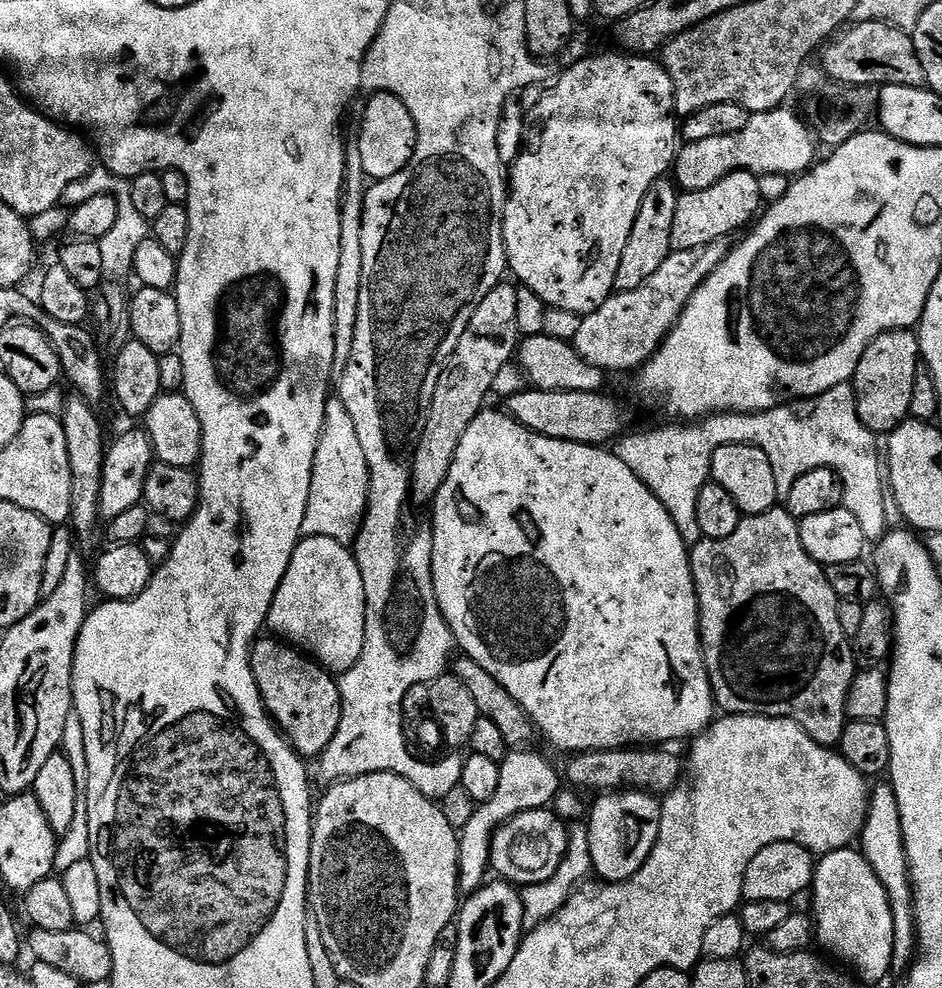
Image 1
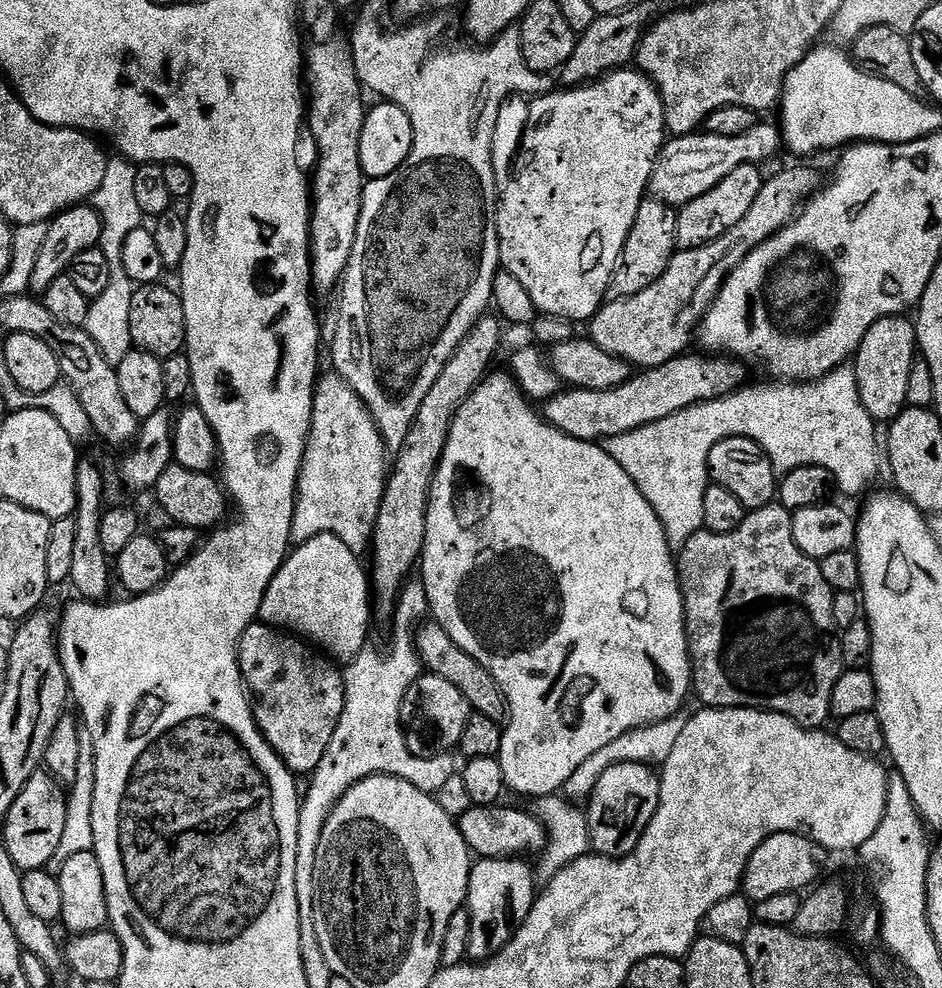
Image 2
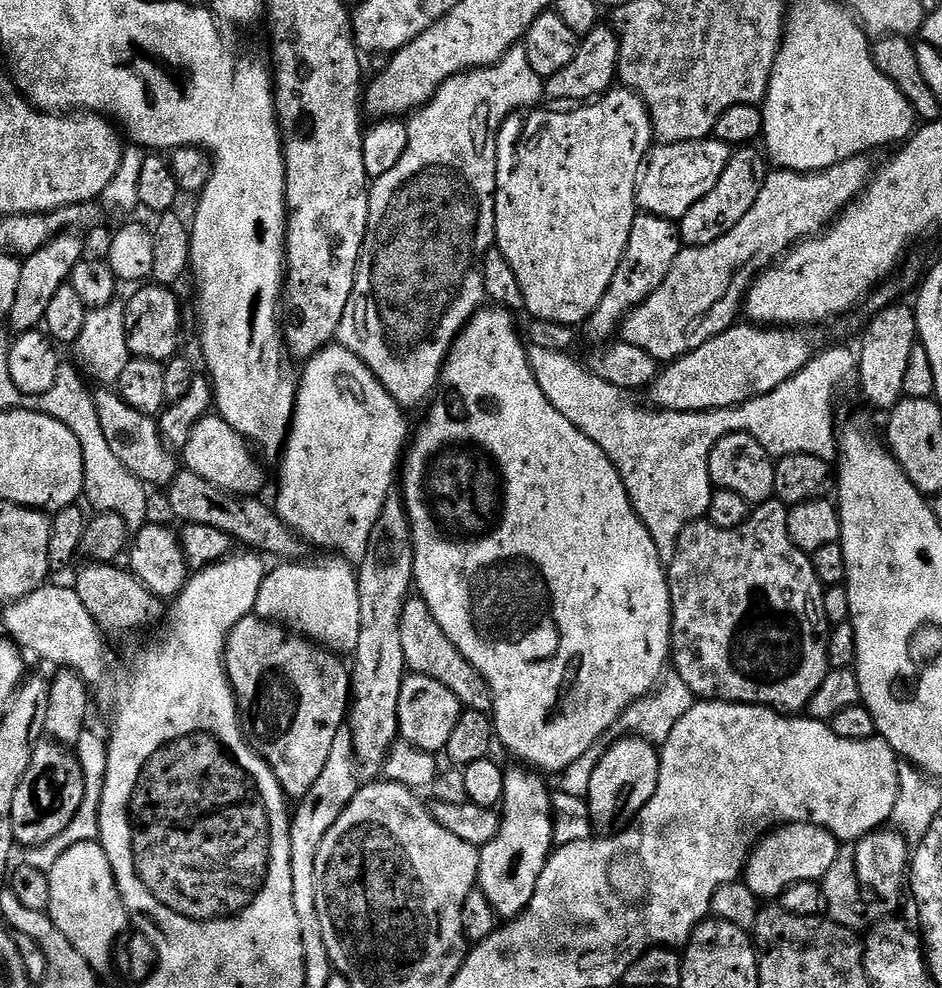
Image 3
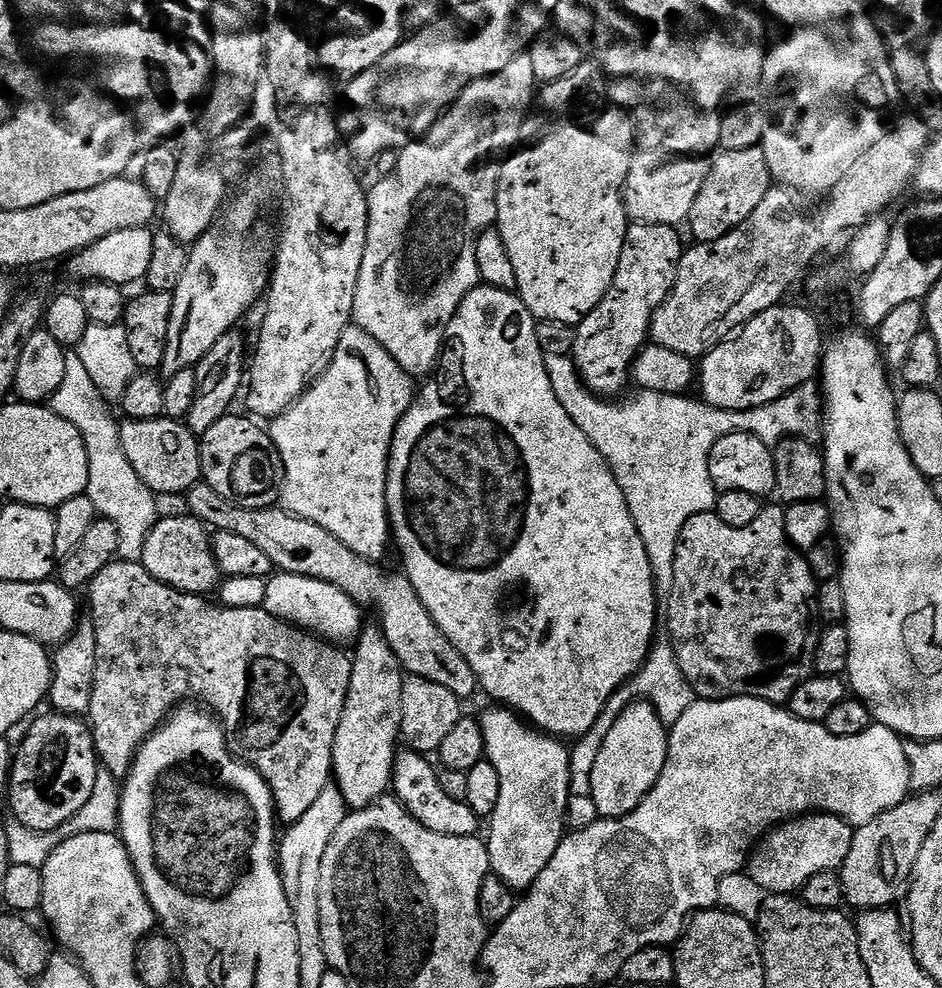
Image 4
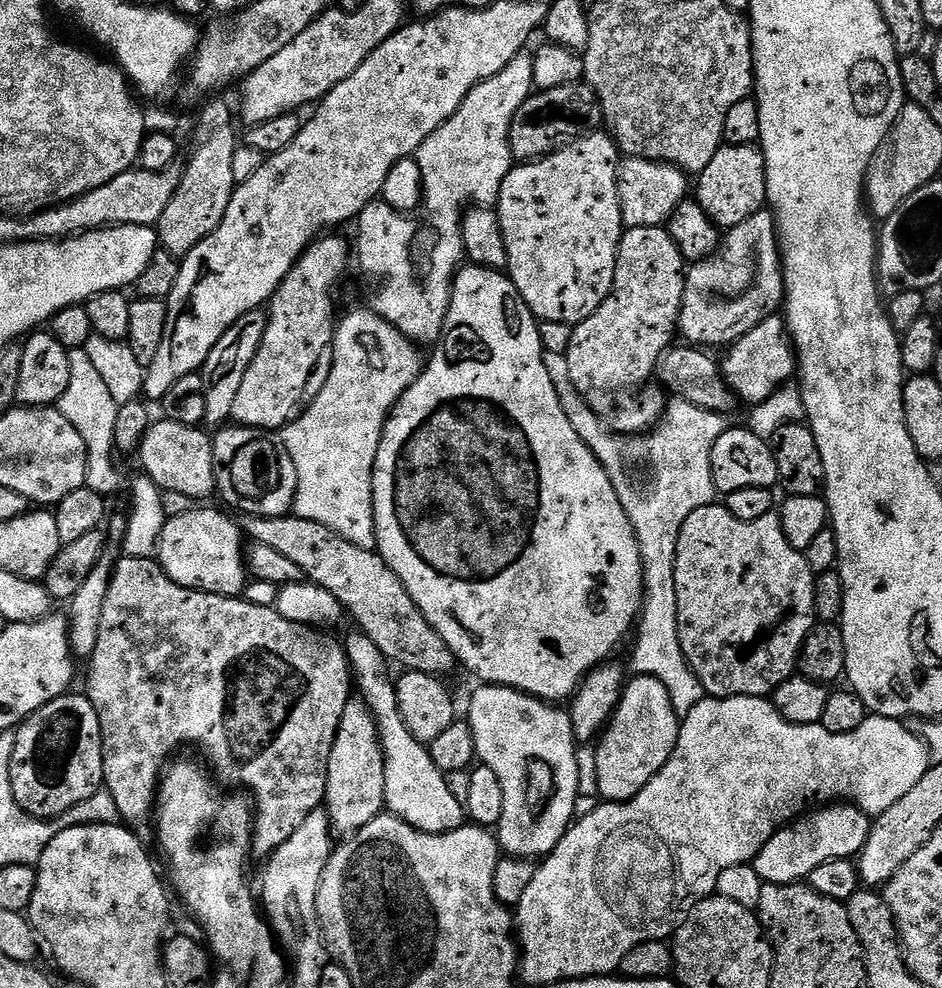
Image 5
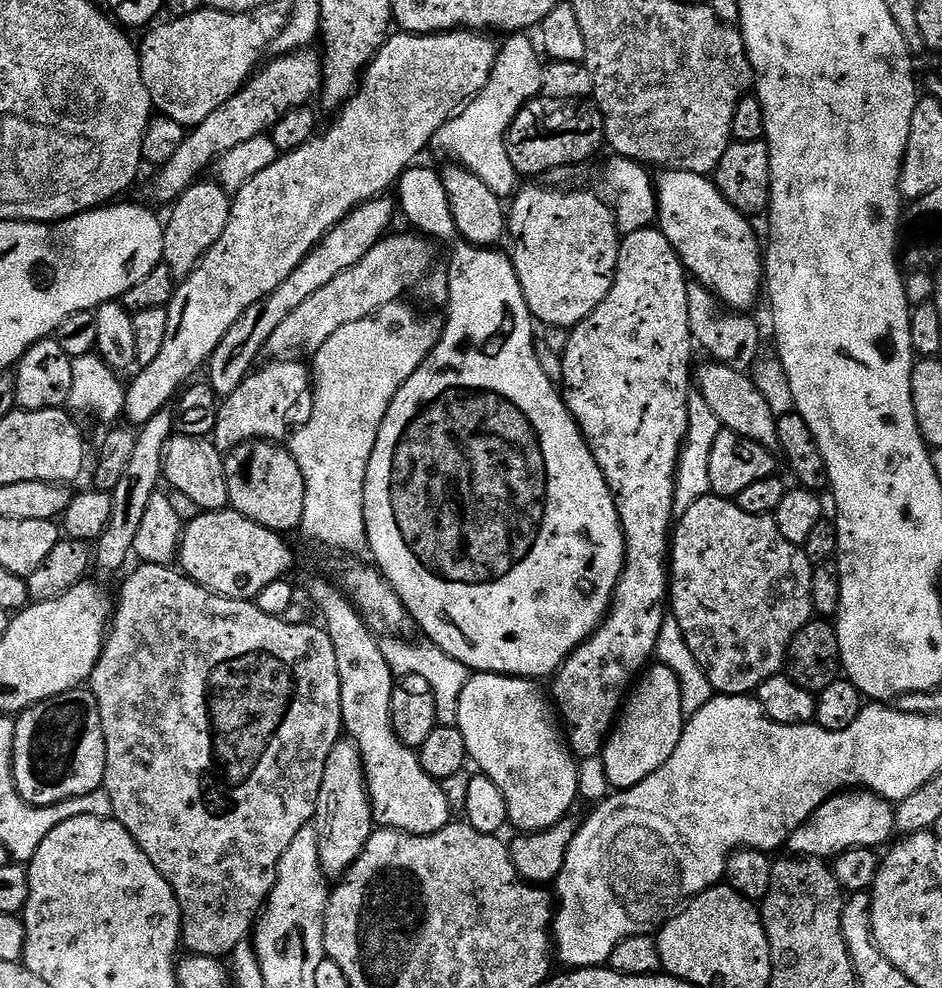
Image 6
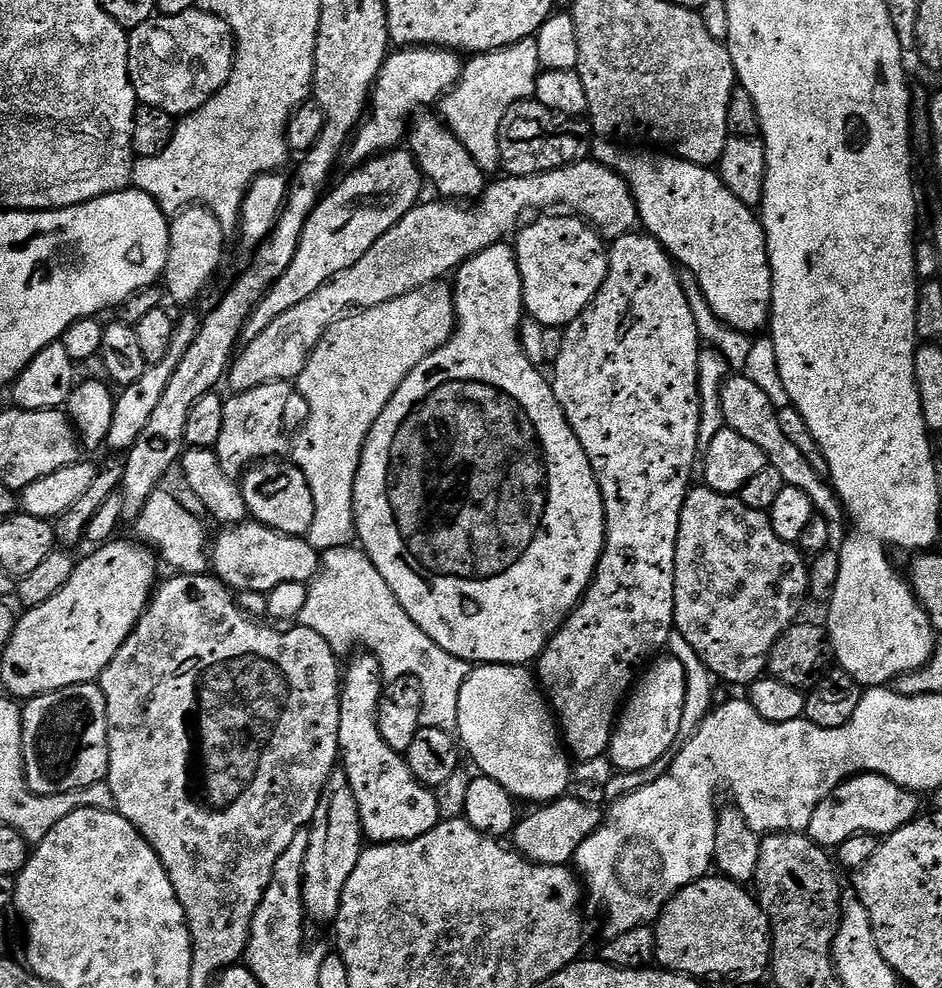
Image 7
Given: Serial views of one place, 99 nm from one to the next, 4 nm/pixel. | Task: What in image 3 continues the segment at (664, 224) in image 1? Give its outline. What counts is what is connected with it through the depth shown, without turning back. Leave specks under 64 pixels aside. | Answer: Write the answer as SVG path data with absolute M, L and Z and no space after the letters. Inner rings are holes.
M638 214L634 218L634 226L630 226L630 238L622 262L602 302L586 322L589 338L611 341L615 332L617 335L624 317L632 313L639 304L646 302L646 298L650 298L650 294L654 294L658 286L662 286L666 274L670 274L670 266L674 266L674 258L678 258L681 247L680 230L673 221L661 216Z

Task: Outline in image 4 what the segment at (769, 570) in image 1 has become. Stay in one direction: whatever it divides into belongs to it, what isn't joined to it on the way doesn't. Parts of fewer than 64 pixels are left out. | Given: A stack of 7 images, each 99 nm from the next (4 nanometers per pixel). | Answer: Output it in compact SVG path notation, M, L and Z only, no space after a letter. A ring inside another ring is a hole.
M772 502L769 508L768 505L761 507L758 518L754 518L750 526L741 528L726 526L726 522L722 522L722 518L718 518L715 511L703 512L690 518L690 522L682 526L682 534L678 534L678 550L674 550L674 586L666 597L669 632L667 635L674 646L678 666L682 674L686 674L686 682L690 682L697 697L702 700L729 700L735 696L749 696L771 704L787 705L794 690L798 690L798 686L802 686L802 682L814 672L812 663L818 635L817 587L818 582L810 570L805 553L795 548L788 540L784 508L779 503Z

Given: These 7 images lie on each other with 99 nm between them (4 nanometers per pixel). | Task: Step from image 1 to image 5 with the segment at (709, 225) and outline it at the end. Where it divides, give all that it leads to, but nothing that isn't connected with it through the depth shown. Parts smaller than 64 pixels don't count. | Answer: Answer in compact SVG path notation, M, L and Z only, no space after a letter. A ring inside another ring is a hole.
M724 144L710 158L710 166L698 174L694 184L694 200L702 211L712 219L717 229L727 230L746 222L754 213L761 211L767 205L766 162L764 153L757 145L730 146Z

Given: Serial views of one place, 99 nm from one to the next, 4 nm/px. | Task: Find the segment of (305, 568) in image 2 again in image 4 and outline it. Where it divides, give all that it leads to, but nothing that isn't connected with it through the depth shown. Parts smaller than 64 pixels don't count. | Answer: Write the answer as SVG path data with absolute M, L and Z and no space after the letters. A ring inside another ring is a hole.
M280 572L267 581L262 607L285 624L303 628L313 636L337 646L344 646L347 640L355 641L362 627L360 605L355 604L346 594L342 594L338 586L325 580L295 576L289 572Z

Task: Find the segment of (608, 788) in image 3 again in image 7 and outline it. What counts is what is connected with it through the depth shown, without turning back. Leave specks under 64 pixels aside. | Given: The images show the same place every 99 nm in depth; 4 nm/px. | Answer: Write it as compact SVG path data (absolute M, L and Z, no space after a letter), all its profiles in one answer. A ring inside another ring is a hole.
M671 654L653 659L641 671L616 721L612 744L607 751L617 773L644 772L677 747L687 693L686 670L682 670L682 662Z

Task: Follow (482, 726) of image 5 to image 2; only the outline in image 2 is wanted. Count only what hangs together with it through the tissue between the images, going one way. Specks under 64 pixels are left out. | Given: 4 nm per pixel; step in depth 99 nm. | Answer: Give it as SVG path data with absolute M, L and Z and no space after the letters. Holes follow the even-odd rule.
M480 858L473 863L466 901L472 922L468 956L473 961L483 962L492 956L497 956L512 941L522 922L526 922L532 904L536 901L538 888L534 883L533 865L531 868L530 865L523 863L528 862L520 858L499 860Z

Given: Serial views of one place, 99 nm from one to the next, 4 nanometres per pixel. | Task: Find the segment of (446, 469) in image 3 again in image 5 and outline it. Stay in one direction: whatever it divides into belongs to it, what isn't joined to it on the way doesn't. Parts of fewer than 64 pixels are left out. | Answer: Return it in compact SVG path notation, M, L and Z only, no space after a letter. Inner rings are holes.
M474 263L461 267L460 271L456 273L455 280L452 281L452 301L446 314L444 335L435 345L434 351L436 353L429 360L427 357L426 367L421 371L420 377L405 390L402 398L389 412L387 422L384 423L384 433L380 439L378 458L374 462L374 474L372 475L372 501L374 502L374 526L376 527L375 551L380 553L386 566L390 566L390 570L394 570L394 574L398 574L398 578L402 578L402 586L406 586L410 598L414 598L418 610L422 610L426 622L430 626L434 626L434 630L438 630L442 642L446 642L446 646L450 646L457 661L463 667L465 664L480 679L480 682L485 685L499 684L502 688L517 688L520 692L537 696L539 700L545 702L571 701L583 684L584 677L589 672L593 672L595 668L599 668L601 664L611 661L613 659L612 651L627 636L629 639L644 603L644 564L640 561L640 547L636 541L632 523L626 510L622 510L622 502L614 490L612 479L606 474L606 470L598 462L598 458L588 449L586 442L582 442L582 438L578 438L578 434L574 434L574 426L570 426L570 421L566 419L566 413L562 410L562 402L558 402L558 390L554 390L554 382L550 382L550 374L546 370L545 350L540 341L540 324L526 306L524 299L518 294L516 287L512 285L511 279L503 271L483 268Z

